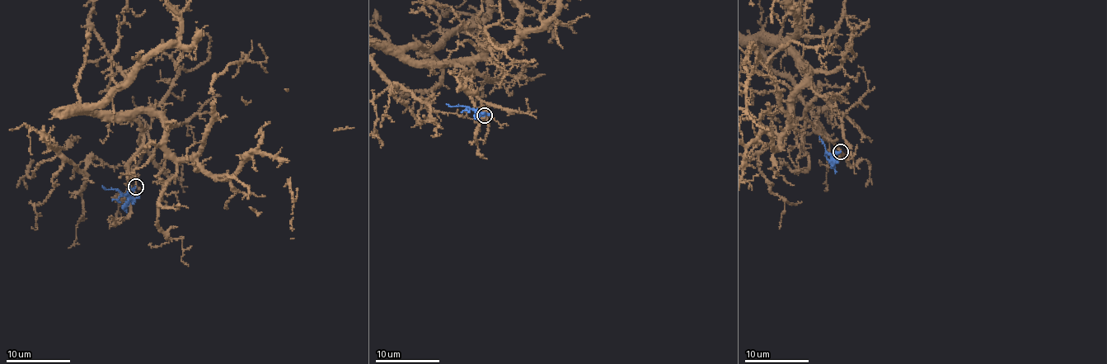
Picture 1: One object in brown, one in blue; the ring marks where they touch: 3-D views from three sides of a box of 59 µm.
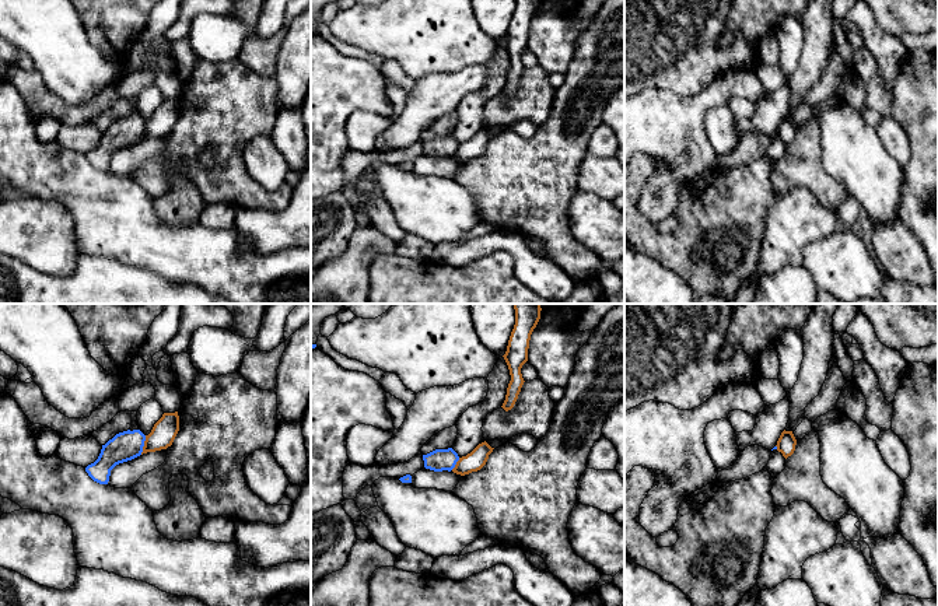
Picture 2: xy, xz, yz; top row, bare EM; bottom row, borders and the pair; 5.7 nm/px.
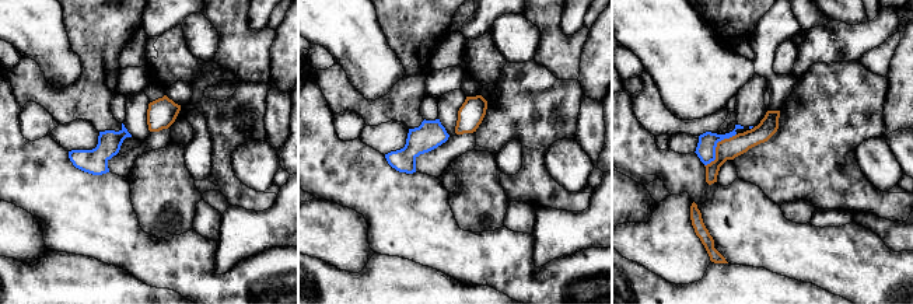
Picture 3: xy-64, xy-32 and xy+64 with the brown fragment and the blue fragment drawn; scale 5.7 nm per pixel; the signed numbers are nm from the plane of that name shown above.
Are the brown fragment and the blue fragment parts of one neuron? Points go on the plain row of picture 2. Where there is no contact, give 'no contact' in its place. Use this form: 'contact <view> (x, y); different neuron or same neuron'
contact xy (144, 132); different neuron

